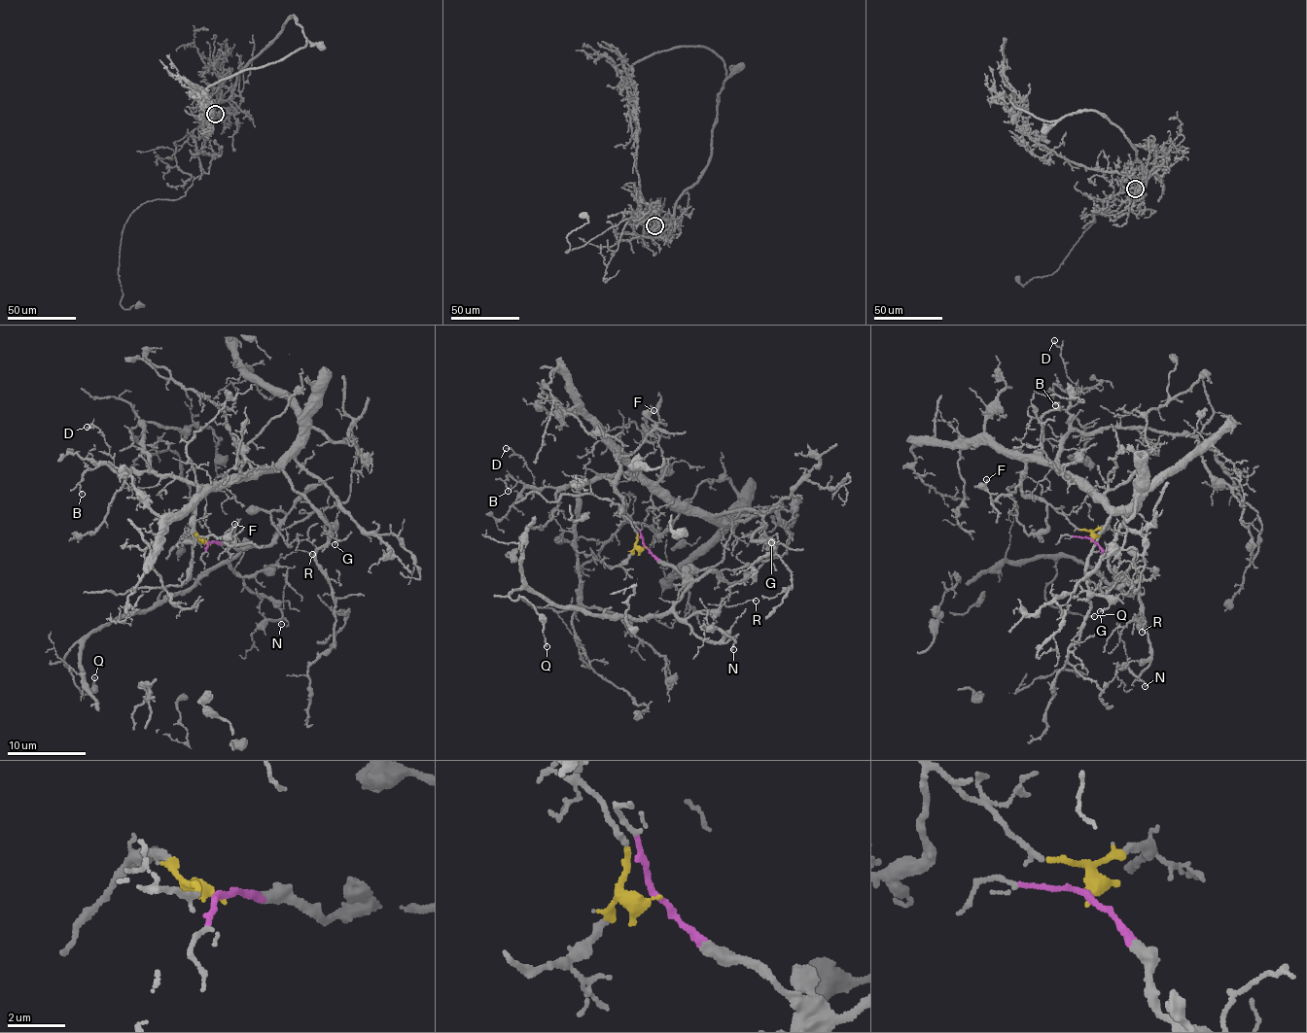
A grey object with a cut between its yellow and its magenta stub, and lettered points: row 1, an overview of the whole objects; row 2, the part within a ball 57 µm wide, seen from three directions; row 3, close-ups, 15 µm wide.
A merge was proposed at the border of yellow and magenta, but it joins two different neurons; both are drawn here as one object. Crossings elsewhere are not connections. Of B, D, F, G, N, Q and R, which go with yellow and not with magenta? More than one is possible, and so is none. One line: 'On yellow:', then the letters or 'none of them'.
On yellow: B, D, F, G

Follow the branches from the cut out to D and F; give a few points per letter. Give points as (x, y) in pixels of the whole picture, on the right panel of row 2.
D: (1091, 538), (1049, 504), (1023, 494), (1029, 463), (1055, 460), (1078, 393), (1054, 340)
F: (1091, 538), (1090, 533), (1077, 530), (1062, 514), (1025, 495), (1019, 486), (1014, 493), (991, 499), (987, 479)

